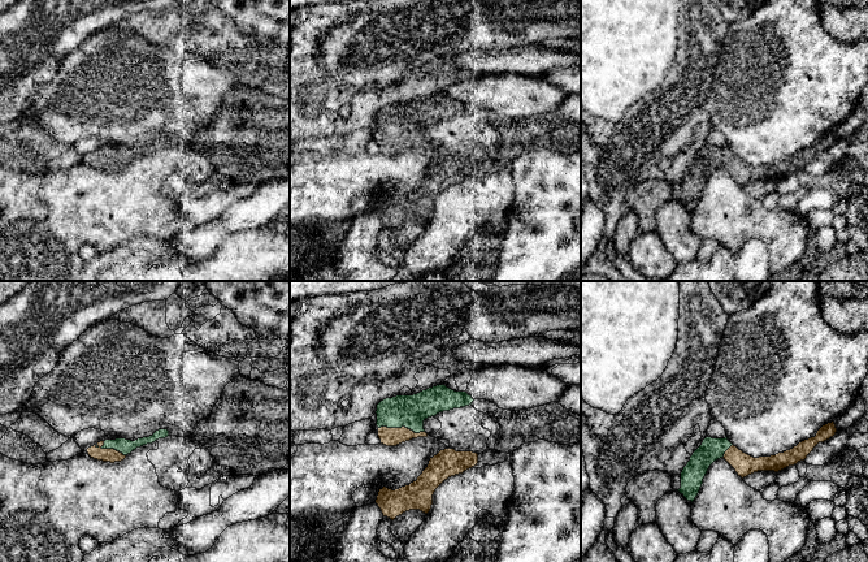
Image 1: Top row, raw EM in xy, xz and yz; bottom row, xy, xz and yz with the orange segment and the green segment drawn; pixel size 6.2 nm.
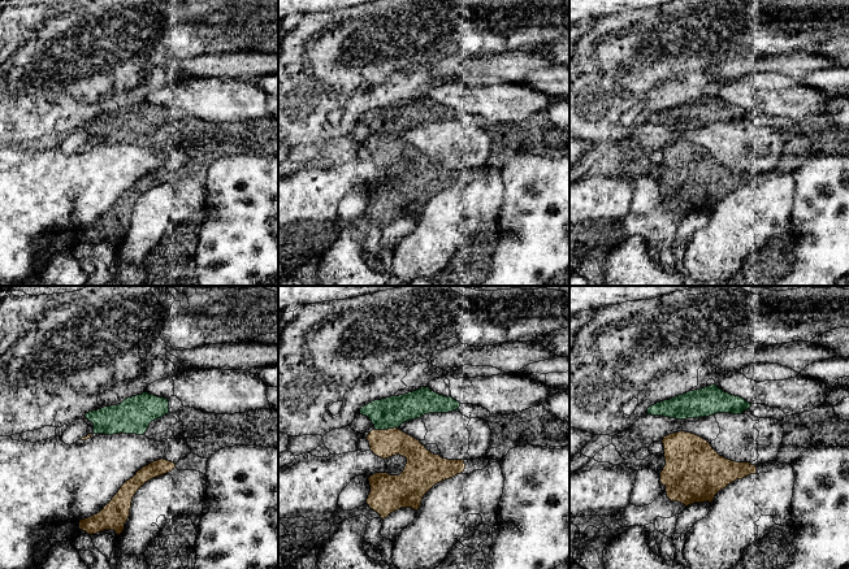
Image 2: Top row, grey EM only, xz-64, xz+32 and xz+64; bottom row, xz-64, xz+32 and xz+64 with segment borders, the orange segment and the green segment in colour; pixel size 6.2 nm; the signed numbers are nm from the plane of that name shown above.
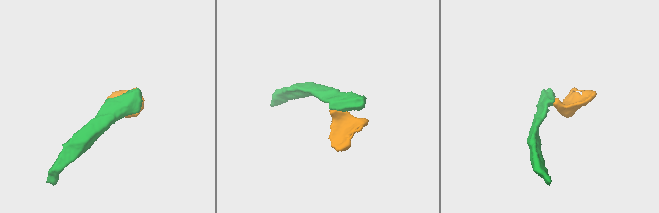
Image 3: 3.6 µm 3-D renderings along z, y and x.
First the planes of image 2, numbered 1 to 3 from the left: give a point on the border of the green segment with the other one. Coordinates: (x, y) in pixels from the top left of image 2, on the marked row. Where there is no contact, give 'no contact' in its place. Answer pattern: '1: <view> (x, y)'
1: no contact
2: xz+32 (390, 429)
3: no contact

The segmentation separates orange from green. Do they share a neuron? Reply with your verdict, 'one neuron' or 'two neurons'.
one neuron

